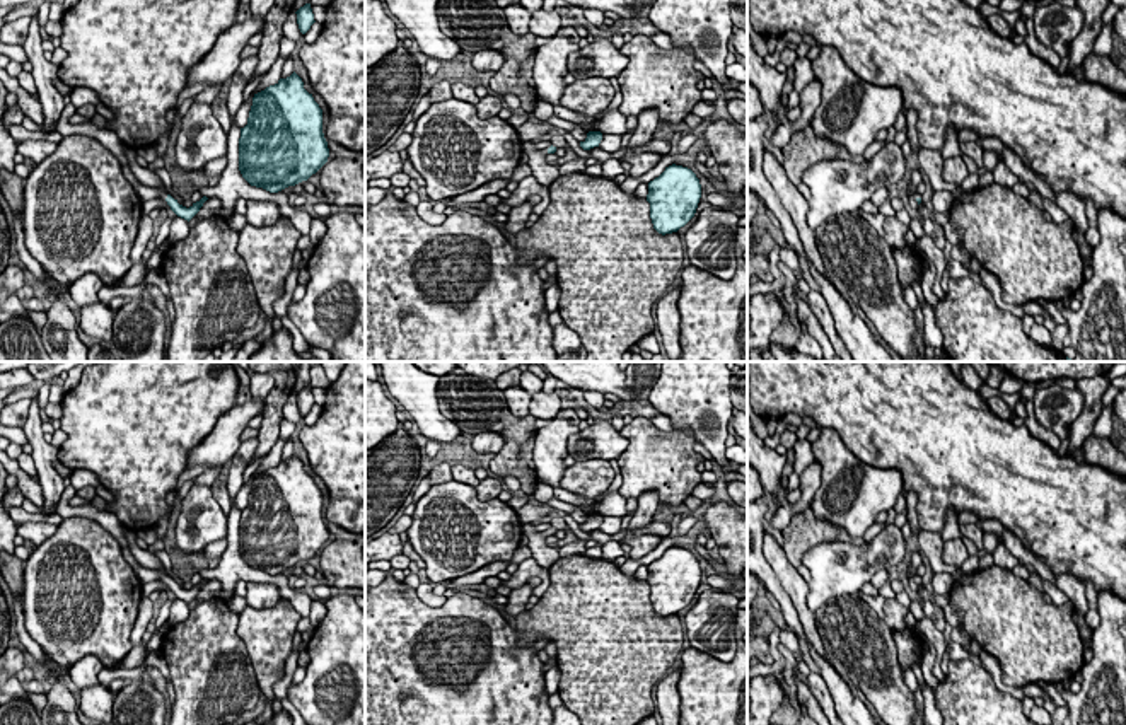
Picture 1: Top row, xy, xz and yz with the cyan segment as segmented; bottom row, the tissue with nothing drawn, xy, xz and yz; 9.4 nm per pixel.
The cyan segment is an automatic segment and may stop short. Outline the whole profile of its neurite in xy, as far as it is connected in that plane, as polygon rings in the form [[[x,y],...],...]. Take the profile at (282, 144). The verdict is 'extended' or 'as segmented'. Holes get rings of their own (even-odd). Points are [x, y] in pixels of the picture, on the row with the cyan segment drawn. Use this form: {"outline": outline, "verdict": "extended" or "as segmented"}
{"outline": [[[295,72],[254,94],[239,138],[239,171],[251,186],[278,193],[307,181],[328,157],[322,109]]], "verdict": "as segmented"}

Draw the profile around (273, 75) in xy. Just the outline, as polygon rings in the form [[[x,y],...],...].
[[[278,56],[275,65],[270,68],[270,72],[263,77],[263,80],[259,82],[259,85],[254,89],[252,94],[258,94],[261,90],[264,90],[270,85],[278,84],[278,80],[282,78],[282,68],[287,58]]]

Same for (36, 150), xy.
[[[22,140],[17,152],[32,162],[39,164],[43,159],[56,150],[58,143],[48,140]]]

